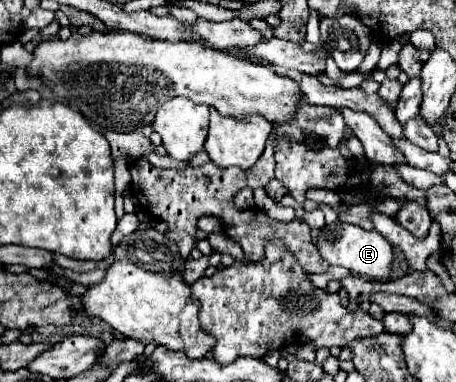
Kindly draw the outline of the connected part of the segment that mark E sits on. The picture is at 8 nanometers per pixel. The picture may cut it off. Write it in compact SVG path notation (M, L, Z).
M336 222L336 224L330 224L330 226L322 228L316 246L318 246L320 256L328 264L344 266L354 276L362 276L362 278L370 278L370 280L384 280L392 272L394 248L378 230L368 232L368 230L362 230L360 226L354 226L354 224Z

